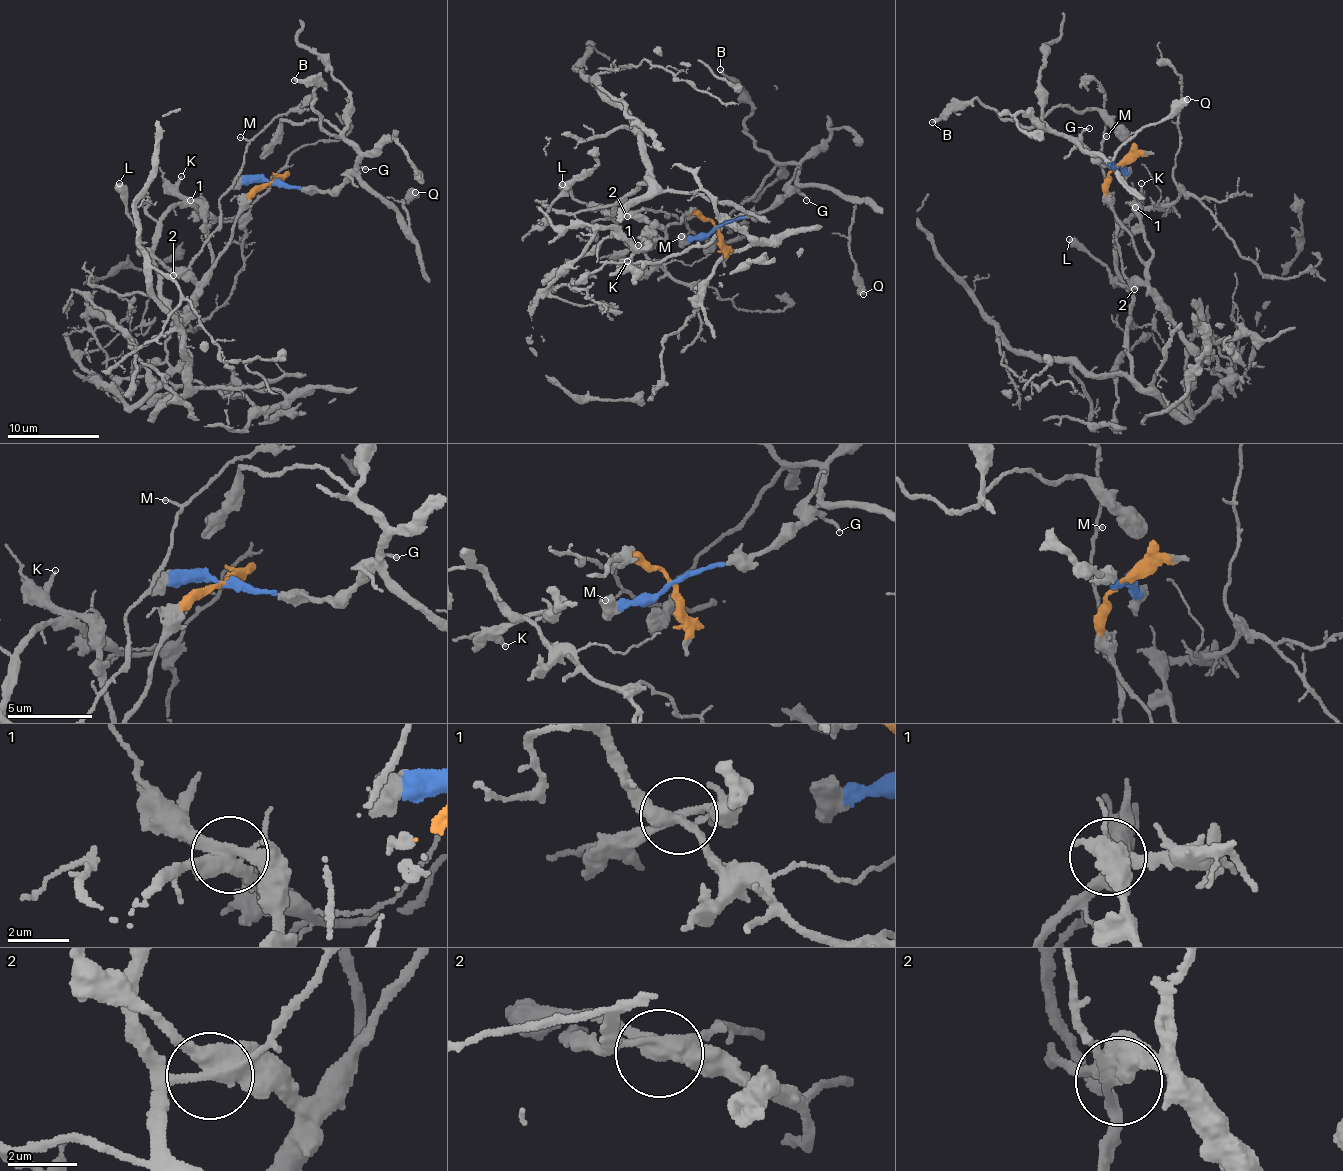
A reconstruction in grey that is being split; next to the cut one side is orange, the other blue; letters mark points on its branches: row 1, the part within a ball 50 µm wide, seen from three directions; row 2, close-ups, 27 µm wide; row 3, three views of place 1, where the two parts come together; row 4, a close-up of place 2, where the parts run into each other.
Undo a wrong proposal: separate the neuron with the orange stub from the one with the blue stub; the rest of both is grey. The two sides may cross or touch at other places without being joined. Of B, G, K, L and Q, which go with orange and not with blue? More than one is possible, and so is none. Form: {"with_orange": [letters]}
{"with_orange": ["K", "L"]}

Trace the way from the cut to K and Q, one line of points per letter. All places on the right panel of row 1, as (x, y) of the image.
K: (1116, 167), (1109, 178), (1107, 202), (1146, 261), (1151, 246), (1135, 205), (1141, 199), (1141, 183)
Q: (1116, 167), (1090, 154), (1080, 143), (1111, 162), (1113, 154), (1145, 126), (1169, 118), (1188, 98)

